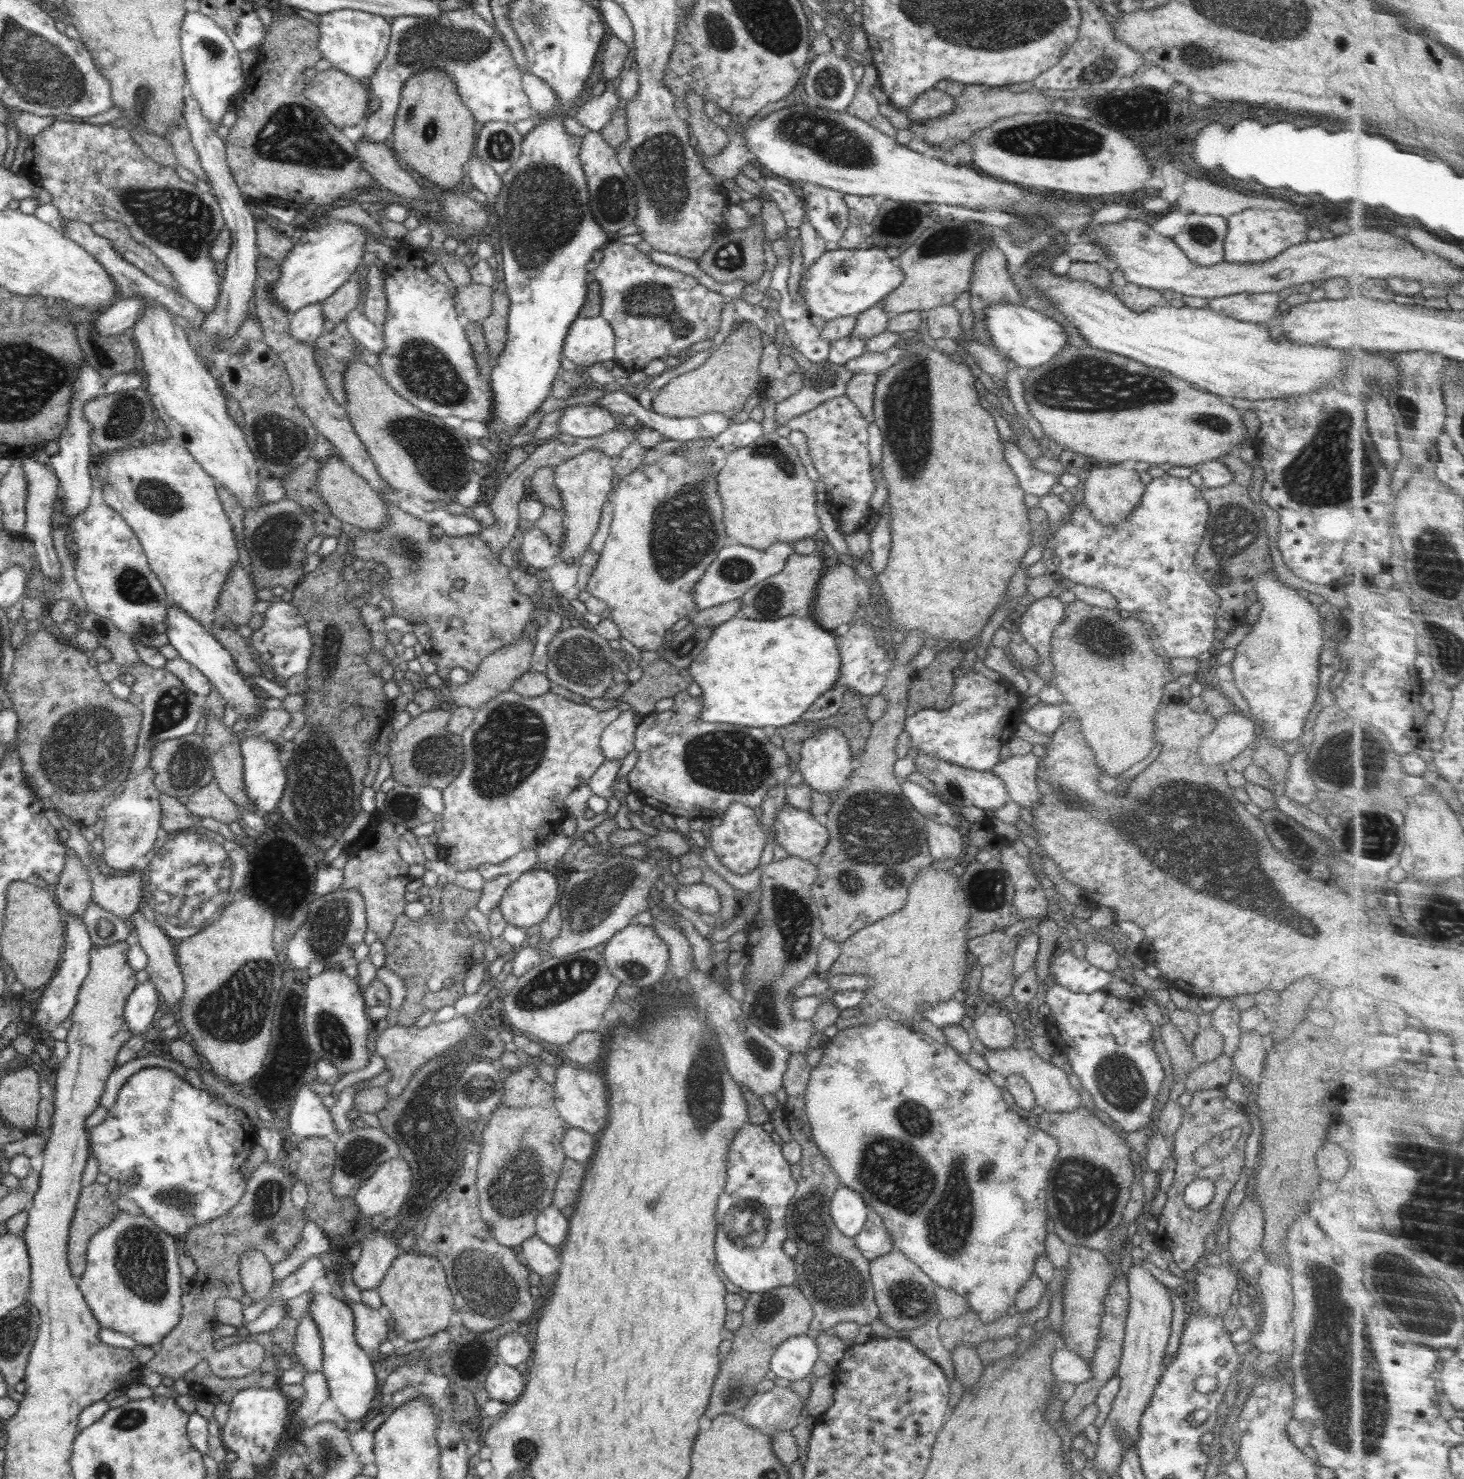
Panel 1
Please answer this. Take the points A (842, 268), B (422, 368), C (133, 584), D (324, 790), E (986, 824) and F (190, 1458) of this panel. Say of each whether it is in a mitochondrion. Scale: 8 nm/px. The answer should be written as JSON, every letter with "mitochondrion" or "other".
{"A":"mitochondrion","B":"mitochondrion","C":"mitochondrion","D":"mitochondrion","E":"other","F":"other"}

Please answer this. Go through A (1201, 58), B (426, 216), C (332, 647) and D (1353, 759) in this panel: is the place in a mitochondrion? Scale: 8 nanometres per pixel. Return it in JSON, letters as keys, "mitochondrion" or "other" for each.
{"A":"mitochondrion","B":"other","C":"mitochondrion","D":"mitochondrion"}

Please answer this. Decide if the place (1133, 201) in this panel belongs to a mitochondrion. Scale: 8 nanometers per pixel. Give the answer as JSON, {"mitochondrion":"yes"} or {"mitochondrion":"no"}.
{"mitochondrion":"no"}

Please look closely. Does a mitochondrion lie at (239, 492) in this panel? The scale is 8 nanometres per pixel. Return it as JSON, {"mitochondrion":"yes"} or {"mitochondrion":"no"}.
{"mitochondrion":"no"}

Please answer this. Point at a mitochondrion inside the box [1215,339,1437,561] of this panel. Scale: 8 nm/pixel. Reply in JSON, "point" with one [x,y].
{"point":[1318,477]}

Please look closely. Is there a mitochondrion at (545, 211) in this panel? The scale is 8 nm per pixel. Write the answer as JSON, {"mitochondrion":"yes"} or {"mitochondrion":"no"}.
{"mitochondrion":"yes"}

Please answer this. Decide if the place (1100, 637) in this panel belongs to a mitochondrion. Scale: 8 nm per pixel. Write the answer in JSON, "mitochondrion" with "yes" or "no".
{"mitochondrion":"yes"}

